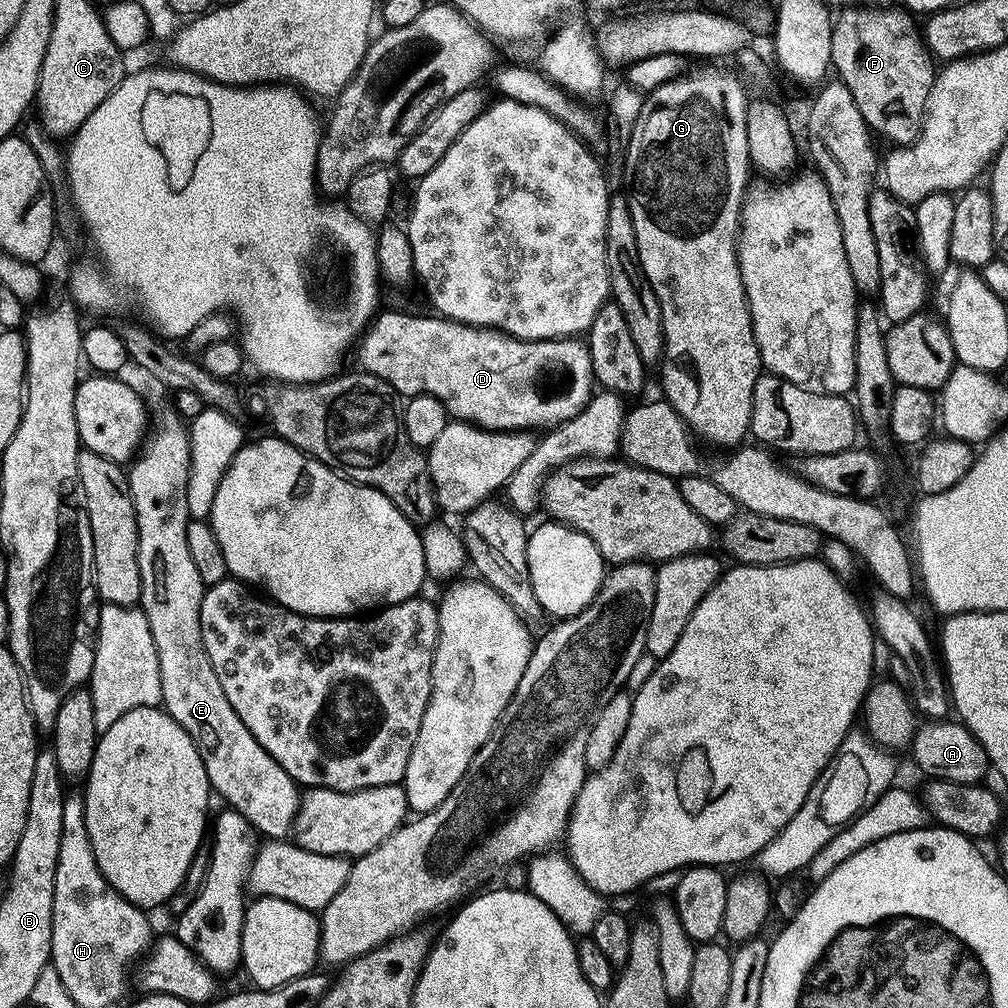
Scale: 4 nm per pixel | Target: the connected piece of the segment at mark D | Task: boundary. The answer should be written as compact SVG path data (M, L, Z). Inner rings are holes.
M383 312L364 329L355 345L359 367L390 382L401 397L432 397L447 410L452 420L467 420L480 428L493 430L547 430L574 418L574 414L581 412L594 395L591 356L583 339L547 341L548 360L512 360L514 340L507 332L460 324L439 314L411 316L408 312Z

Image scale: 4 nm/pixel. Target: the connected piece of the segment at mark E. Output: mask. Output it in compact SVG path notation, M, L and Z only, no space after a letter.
M175 407L160 408L156 413L153 411L150 416L150 431L145 435L138 455L127 469L128 485L138 522L138 570L140 571L138 606L146 614L146 622L150 622L150 634L154 634L154 646L158 654L158 674L162 686L160 695L162 707L174 718L174 722L178 722L178 726L182 726L182 730L186 730L186 734L190 734L202 758L202 766L206 770L211 791L215 795L217 792L228 803L225 805L231 811L242 814L242 818L246 818L246 822L250 822L261 837L268 840L283 840L293 831L294 819L300 809L302 794L299 785L256 741L254 734L246 730L242 718L234 714L234 706L230 706L230 698L226 698L226 690L222 690L222 682L218 682L218 674L214 674L214 666L210 666L210 658L202 642L200 611L206 580L198 570L198 566L194 566L194 558L190 558L190 545L186 543L186 526L190 519L186 502L190 470L188 434L189 429L181 416L176 413Z

